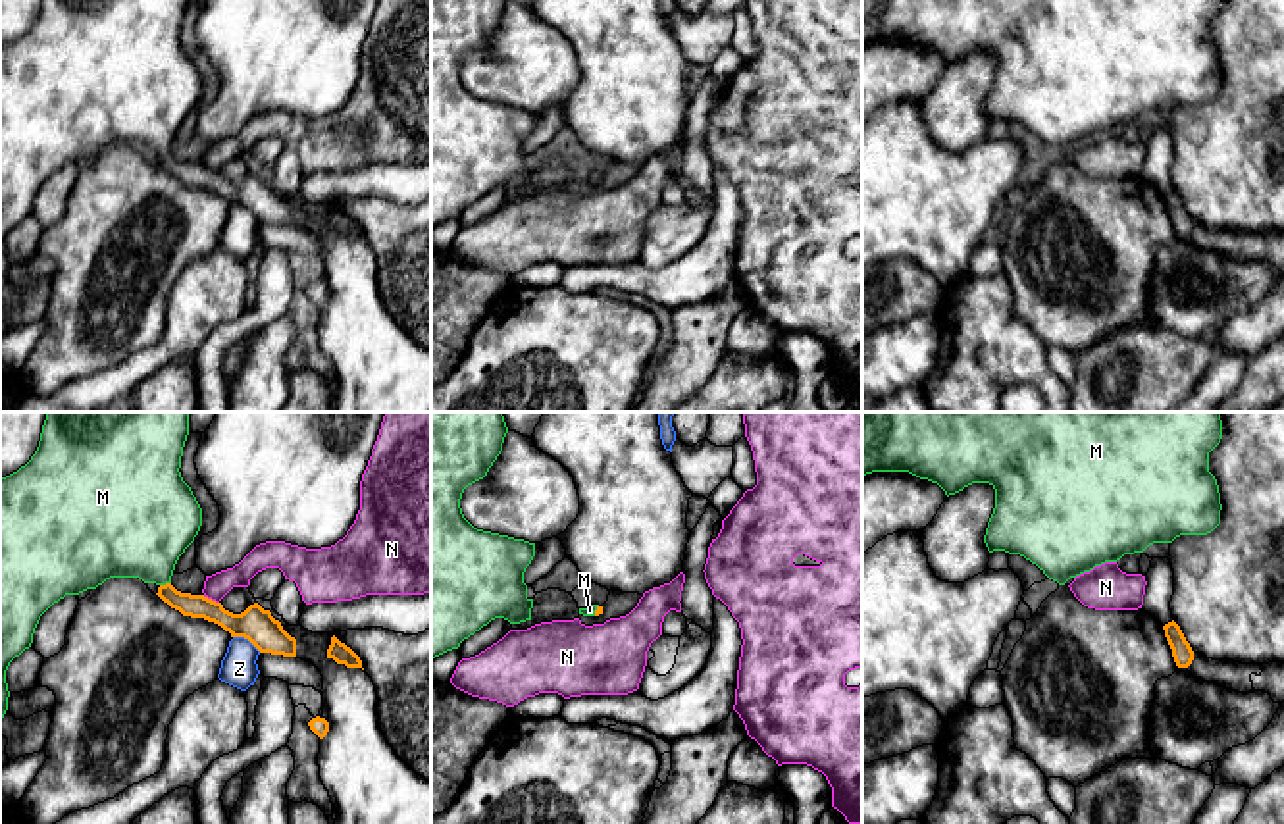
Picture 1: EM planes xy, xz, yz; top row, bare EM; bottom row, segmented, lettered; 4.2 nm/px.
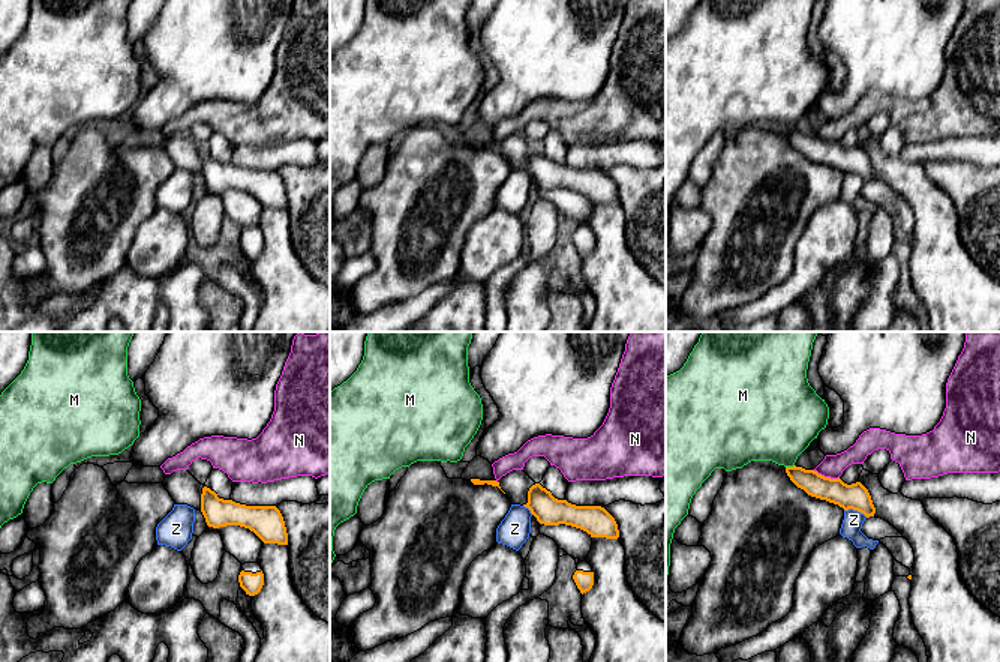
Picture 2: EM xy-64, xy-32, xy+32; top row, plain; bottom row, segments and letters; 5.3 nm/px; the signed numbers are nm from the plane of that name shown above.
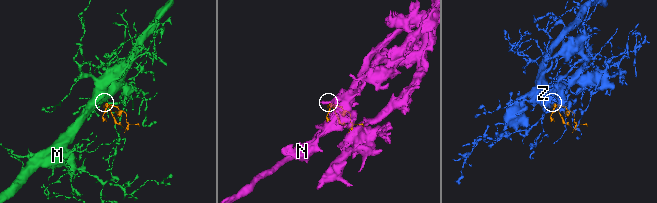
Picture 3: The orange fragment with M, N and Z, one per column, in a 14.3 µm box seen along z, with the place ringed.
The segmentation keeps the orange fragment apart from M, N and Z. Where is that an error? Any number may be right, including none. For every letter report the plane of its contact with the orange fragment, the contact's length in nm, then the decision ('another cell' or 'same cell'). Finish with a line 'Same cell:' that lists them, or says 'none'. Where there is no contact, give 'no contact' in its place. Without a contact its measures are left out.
M: meets orange in xy; contact 50 nm long; same cell
N: meets orange in xy; contact 80 nm long; another cell
Z: meets orange in xy; contact 140 nm long; another cell
Same cell: M

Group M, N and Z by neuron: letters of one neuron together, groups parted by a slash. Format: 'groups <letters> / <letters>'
groups M / N / Z

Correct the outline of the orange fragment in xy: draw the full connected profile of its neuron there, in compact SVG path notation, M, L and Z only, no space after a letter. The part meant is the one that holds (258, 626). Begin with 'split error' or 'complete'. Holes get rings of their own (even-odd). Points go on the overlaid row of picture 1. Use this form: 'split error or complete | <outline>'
split error | M48 412L39 447L31 460L17 472L0 479L0 722L8 710L10 697L6 670L15 657L31 647L33 633L40 616L65 595L79 595L87 589L96 589L110 578L139 578L144 583L156 583L156 595L171 608L179 610L183 616L214 622L229 631L231 637L248 639L260 653L296 657L296 639L291 637L283 630L281 622L275 620L271 612L264 610L258 603L250 605L241 614L233 614L225 610L221 603L216 603L204 595L181 593L171 585L171 576L179 556L194 541L202 526L202 508L179 472L183 447L189 435L189 414L191 412Z

